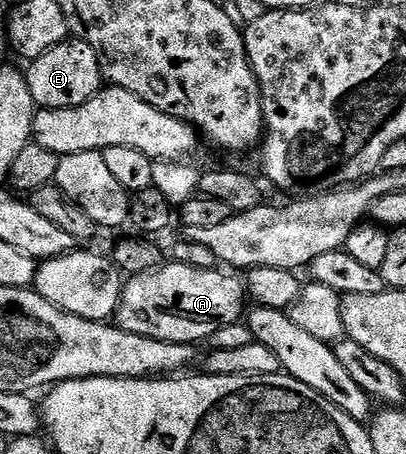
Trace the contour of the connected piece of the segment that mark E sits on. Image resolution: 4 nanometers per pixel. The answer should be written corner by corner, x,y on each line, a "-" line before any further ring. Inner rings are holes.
67,39
52,47
52,51
44,51
40,59
25,66
24,76
28,91
32,91
32,99
38,109
80,107
80,103
88,103
88,99
92,99
92,95
96,95
104,85
98,52
88,43
77,39

